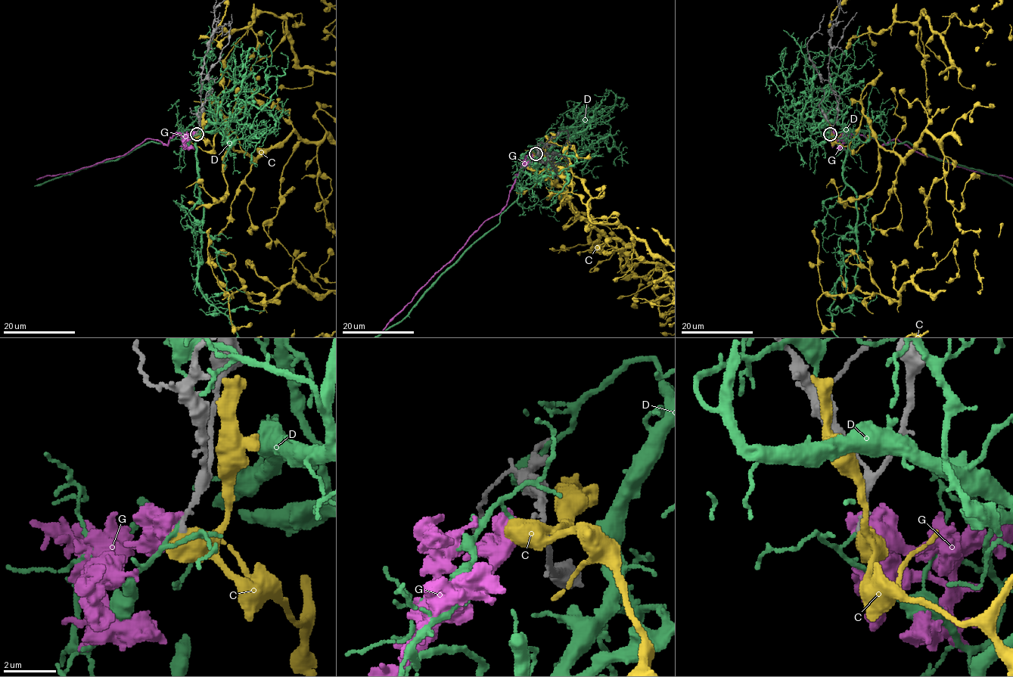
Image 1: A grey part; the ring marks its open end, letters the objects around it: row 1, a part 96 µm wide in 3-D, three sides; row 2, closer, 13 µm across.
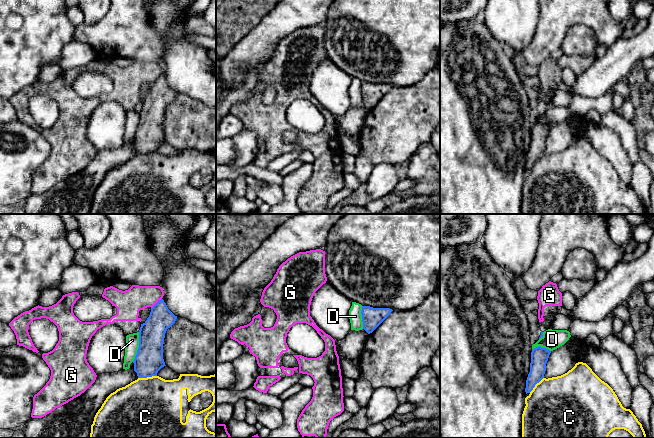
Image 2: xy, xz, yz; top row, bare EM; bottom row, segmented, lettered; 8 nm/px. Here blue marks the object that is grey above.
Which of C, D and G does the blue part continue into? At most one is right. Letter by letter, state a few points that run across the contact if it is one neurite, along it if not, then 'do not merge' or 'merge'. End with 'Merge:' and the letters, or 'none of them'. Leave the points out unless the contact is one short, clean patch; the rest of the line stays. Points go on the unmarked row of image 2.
C: line xy (156, 151), (138, 154); do not merge
D: do not merge
G: line xy (161, 74), (151, 84); do not merge
Merge: none of them

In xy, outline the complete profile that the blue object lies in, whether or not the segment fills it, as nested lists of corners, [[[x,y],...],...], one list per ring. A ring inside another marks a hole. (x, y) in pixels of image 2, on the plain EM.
[[[163,75],[151,84],[149,93],[141,100],[139,124],[133,137],[138,154],[157,152],[158,147],[166,142],[163,135],[165,109],[176,95]]]

